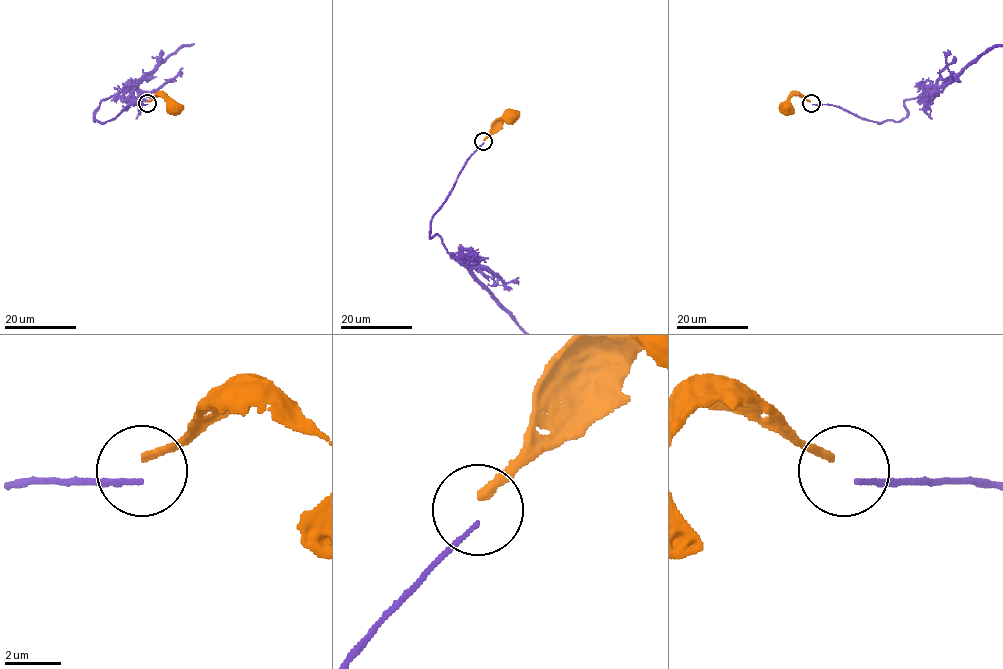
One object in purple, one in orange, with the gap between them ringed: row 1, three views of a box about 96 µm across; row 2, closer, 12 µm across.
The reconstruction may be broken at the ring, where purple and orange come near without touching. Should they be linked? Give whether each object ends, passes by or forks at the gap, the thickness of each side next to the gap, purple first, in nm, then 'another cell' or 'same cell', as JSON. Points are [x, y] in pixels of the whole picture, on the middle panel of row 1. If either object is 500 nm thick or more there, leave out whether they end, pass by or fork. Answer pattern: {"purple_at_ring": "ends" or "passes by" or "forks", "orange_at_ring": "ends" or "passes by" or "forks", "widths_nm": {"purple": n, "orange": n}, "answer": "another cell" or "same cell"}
{"purple_at_ring": "ends", "orange_at_ring": "ends", "widths_nm": {"purple": 180, "orange": 280}, "answer": "another cell"}

